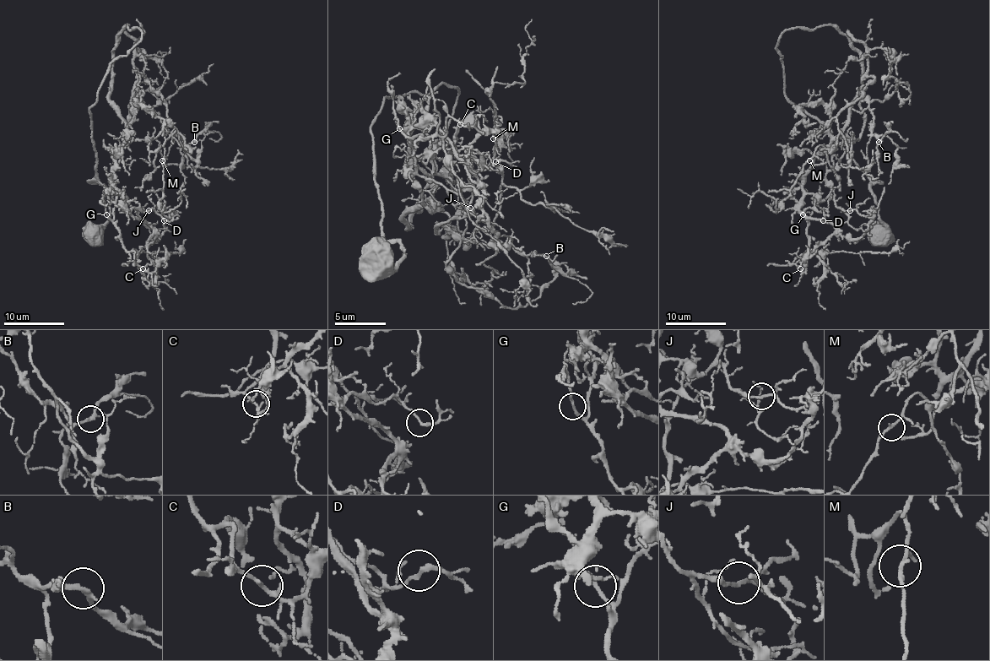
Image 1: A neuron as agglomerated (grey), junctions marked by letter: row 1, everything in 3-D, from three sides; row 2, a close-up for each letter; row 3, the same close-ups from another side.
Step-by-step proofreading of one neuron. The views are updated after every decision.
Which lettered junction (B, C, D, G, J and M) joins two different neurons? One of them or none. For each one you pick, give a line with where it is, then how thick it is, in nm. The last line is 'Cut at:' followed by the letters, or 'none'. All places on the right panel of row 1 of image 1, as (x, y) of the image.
C: at (800, 268); 200 nm thick
Cut at: C

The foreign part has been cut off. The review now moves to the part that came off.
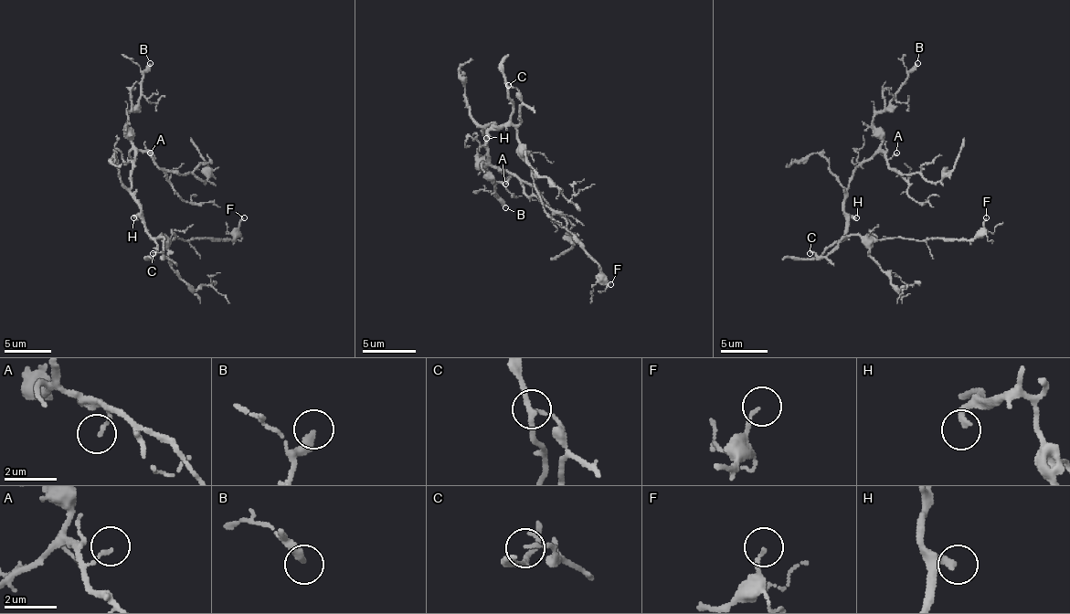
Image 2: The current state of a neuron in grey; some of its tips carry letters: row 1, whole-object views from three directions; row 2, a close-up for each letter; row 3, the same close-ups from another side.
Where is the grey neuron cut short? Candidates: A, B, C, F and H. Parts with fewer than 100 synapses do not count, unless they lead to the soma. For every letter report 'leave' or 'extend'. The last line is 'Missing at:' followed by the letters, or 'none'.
A: leave
B: leave
C: leave
F: leave
H: extend
Missing at: H

